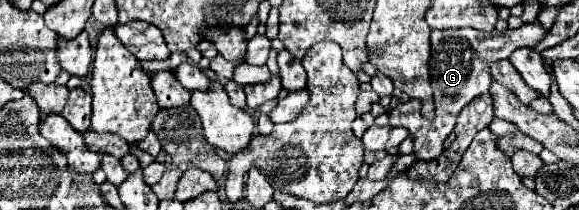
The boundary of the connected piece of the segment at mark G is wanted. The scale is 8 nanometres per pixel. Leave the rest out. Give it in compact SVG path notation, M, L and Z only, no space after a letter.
M540 23L522 25L516 31L508 29L504 33L498 33L498 31L484 33L484 31L474 31L472 27L444 29L444 31L434 29L432 31L432 57L430 57L432 89L434 89L434 103L436 103L434 121L422 119L418 101L400 103L390 113L392 125L408 127L408 131L414 139L412 155L418 161L436 159L444 151L444 139L446 139L446 135L452 133L456 117L462 111L462 107L466 103L470 103L474 97L478 97L478 95L482 95L490 89L490 83L492 83L492 77L490 77L490 71L488 71L490 63L510 57L520 47L534 47L538 41L542 41L544 35L546 35L546 31L542 29Z

